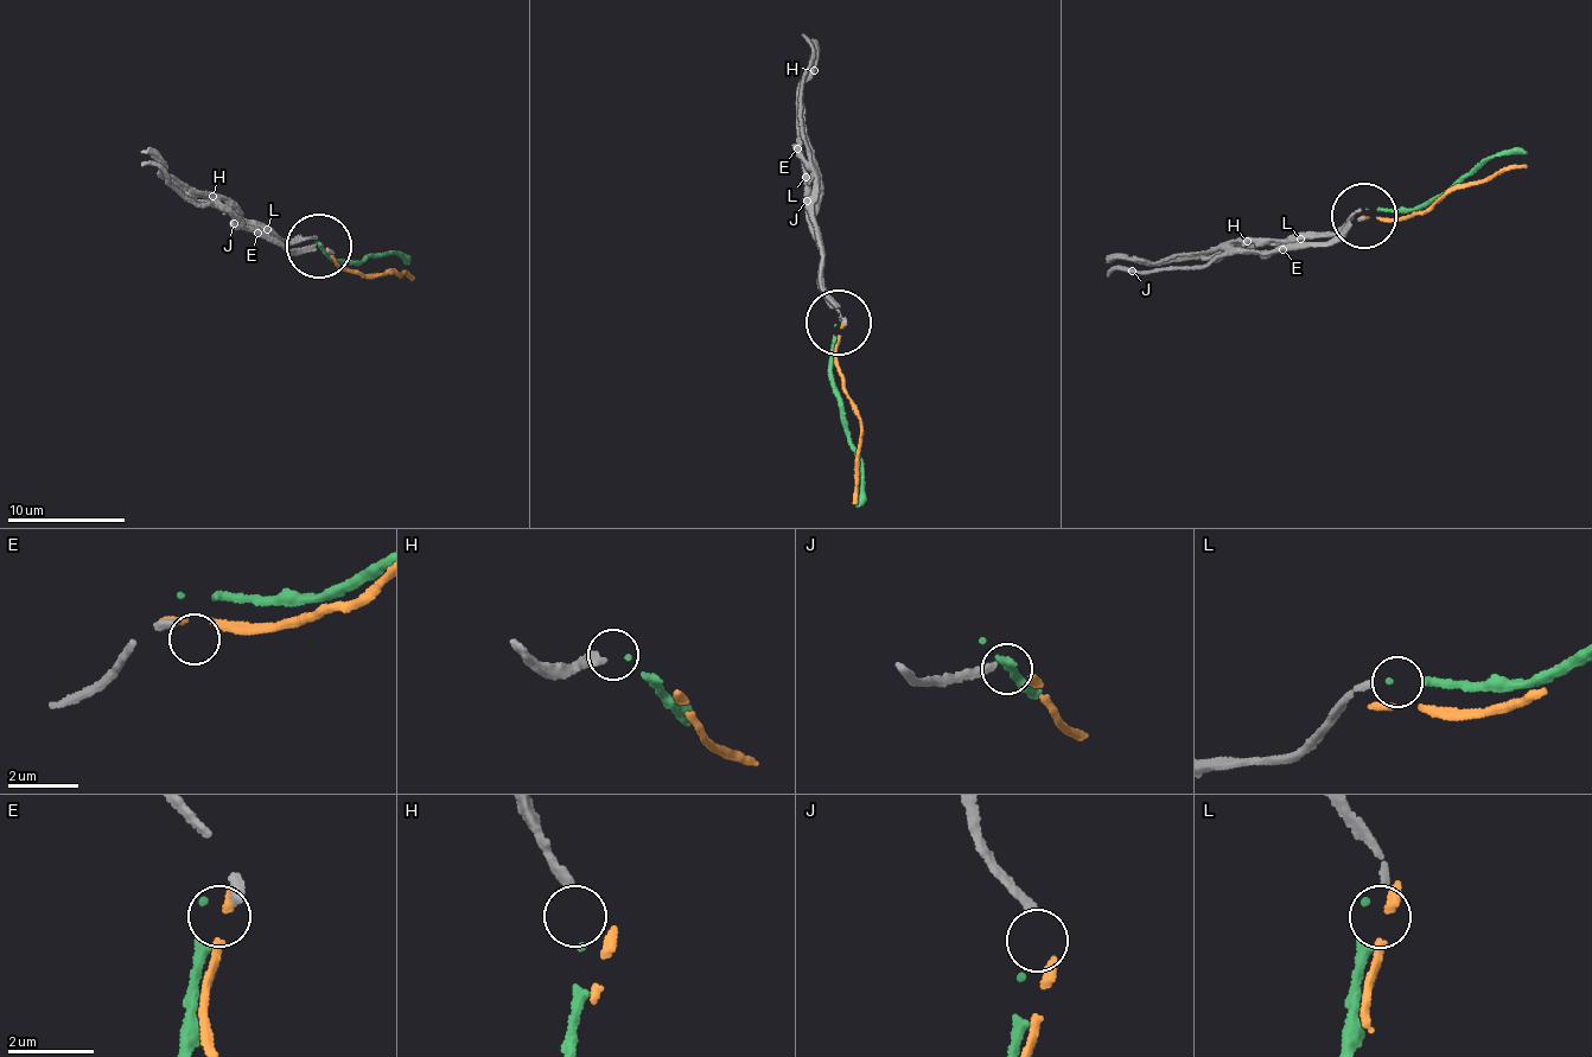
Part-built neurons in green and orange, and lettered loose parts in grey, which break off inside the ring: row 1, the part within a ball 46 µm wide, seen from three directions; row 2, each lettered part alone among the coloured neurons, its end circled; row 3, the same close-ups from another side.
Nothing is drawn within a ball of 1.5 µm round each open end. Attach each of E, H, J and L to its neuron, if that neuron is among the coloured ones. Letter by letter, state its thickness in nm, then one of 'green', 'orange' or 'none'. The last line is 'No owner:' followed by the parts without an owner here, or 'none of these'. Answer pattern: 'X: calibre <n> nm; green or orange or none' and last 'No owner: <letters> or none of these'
E: calibre 190 nm; none
H: calibre 220 nm; green
J: calibre 200 nm; orange
L: calibre 150 nm; none
No owner: E, L

